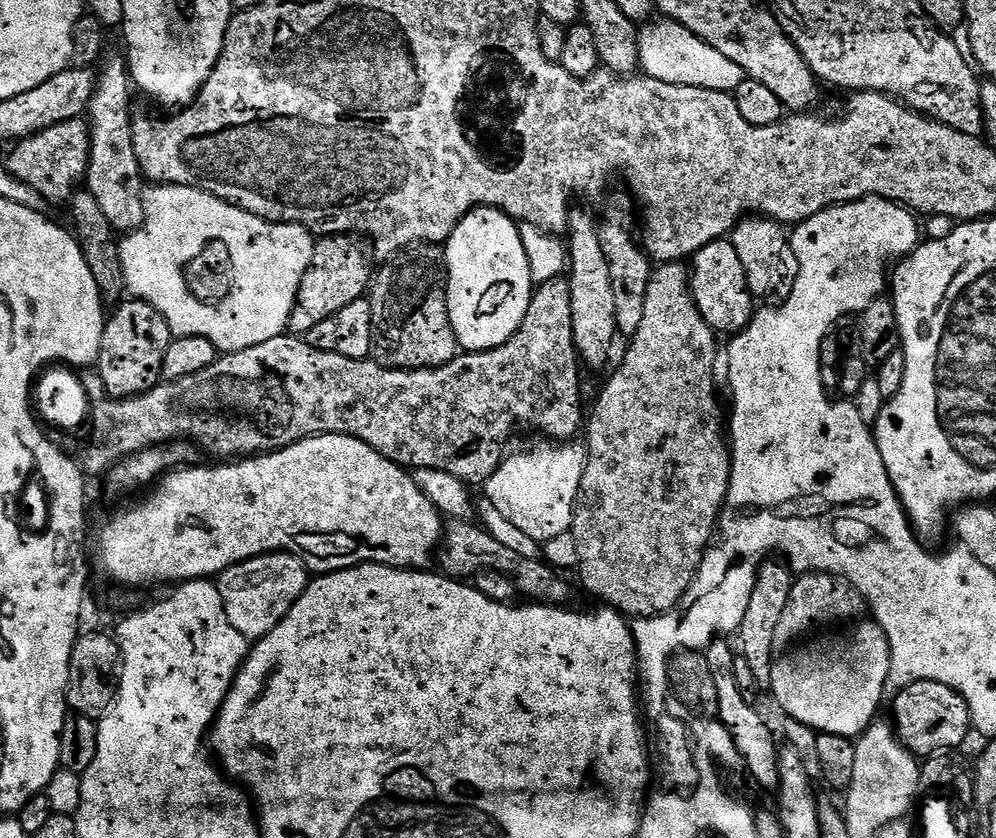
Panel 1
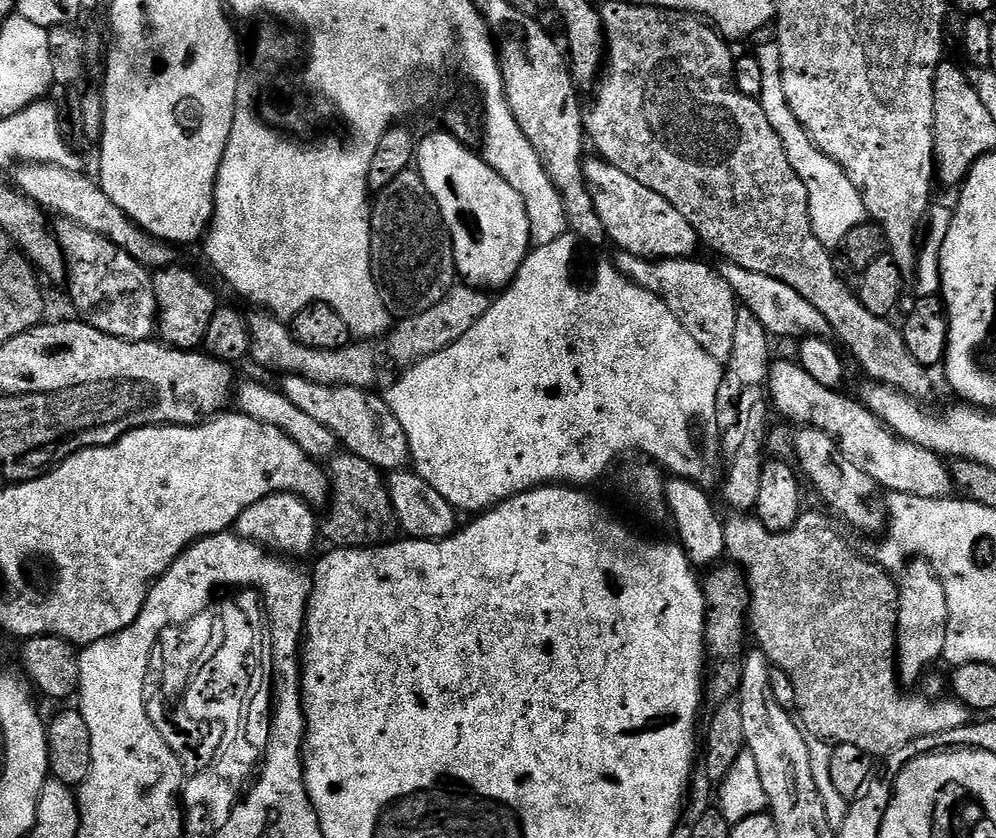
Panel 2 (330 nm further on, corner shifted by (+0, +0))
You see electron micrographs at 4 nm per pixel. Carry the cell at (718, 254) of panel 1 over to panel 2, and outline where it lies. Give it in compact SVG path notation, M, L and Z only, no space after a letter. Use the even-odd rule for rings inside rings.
M588 158L584 162L584 177L588 179L590 198L598 218L602 220L605 237L613 240L621 252L629 252L647 260L683 260L697 255L698 241L694 226L654 190L646 190L642 182L634 182L630 174L622 174L620 168L614 167L599 158Z

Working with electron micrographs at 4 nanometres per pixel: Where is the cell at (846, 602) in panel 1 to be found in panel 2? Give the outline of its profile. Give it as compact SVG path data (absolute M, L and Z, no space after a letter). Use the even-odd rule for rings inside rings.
M809 510L801 511L798 522L790 530L785 532L771 532L766 526L762 526L762 522L757 520L755 515L752 514L732 514L732 517L727 517L724 529L726 530L726 546L728 547L727 555L731 557L735 563L739 564L741 568L744 569L748 577L748 588L752 591L752 606L750 609L750 632L758 643L759 651L766 654L768 663L772 665L773 668L785 671L790 678L790 681L794 684L794 692L797 695L796 709L798 713L798 720L801 725L806 729L808 736L817 736L823 740L827 740L829 744L835 746L838 744L845 744L846 746L859 746L862 750L866 750L873 758L887 758L892 755L893 752L898 751L902 746L906 746L911 740L917 740L918 738L926 738L927 736L933 736L934 734L942 734L943 732L949 732L950 730L958 730L959 728L965 728L970 722L970 710L966 705L955 698L947 698L948 700L927 700L924 696L907 696L906 693L900 692L904 691L901 685L898 683L898 673L896 670L896 627L898 626L898 606L900 605L900 589L898 587L897 581L894 579L893 573L887 572L882 565L876 563L875 559L869 558L868 560L864 556L859 556L846 541L840 537L840 532L836 528L832 528L832 524L823 516L820 512L808 512Z

